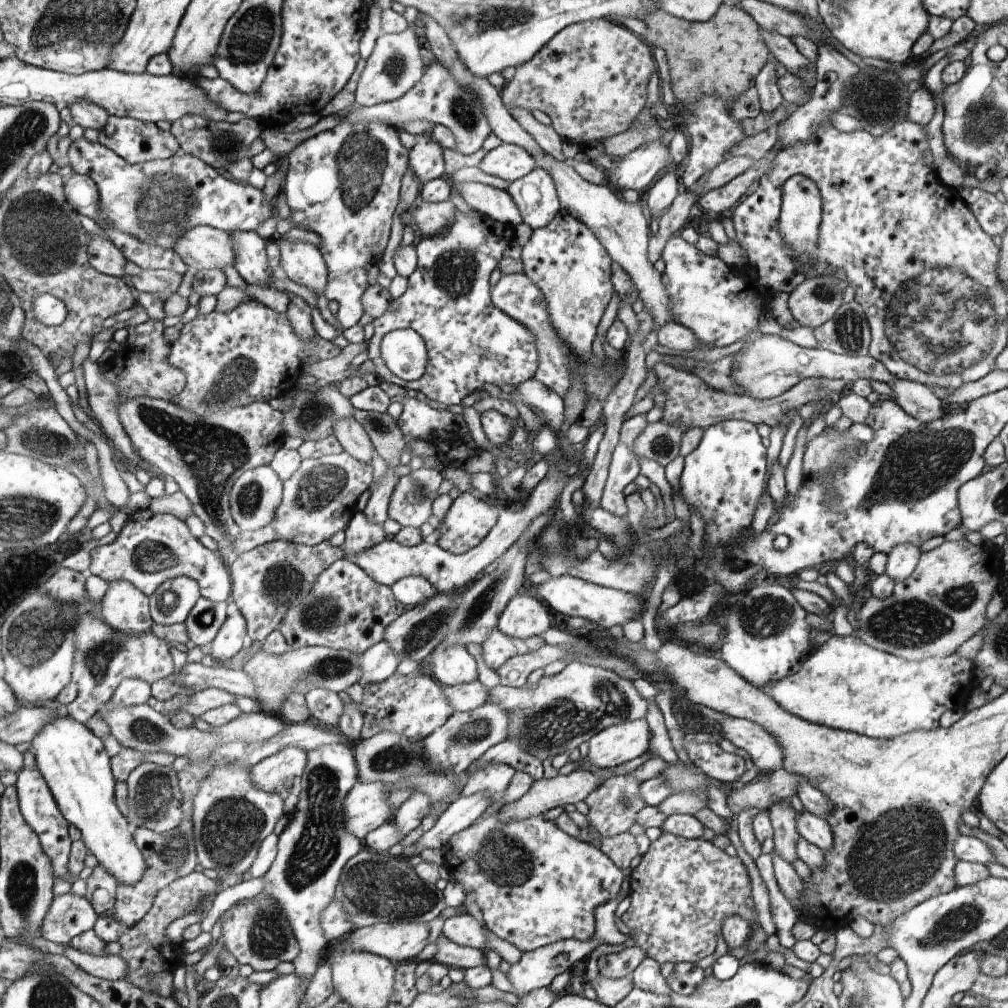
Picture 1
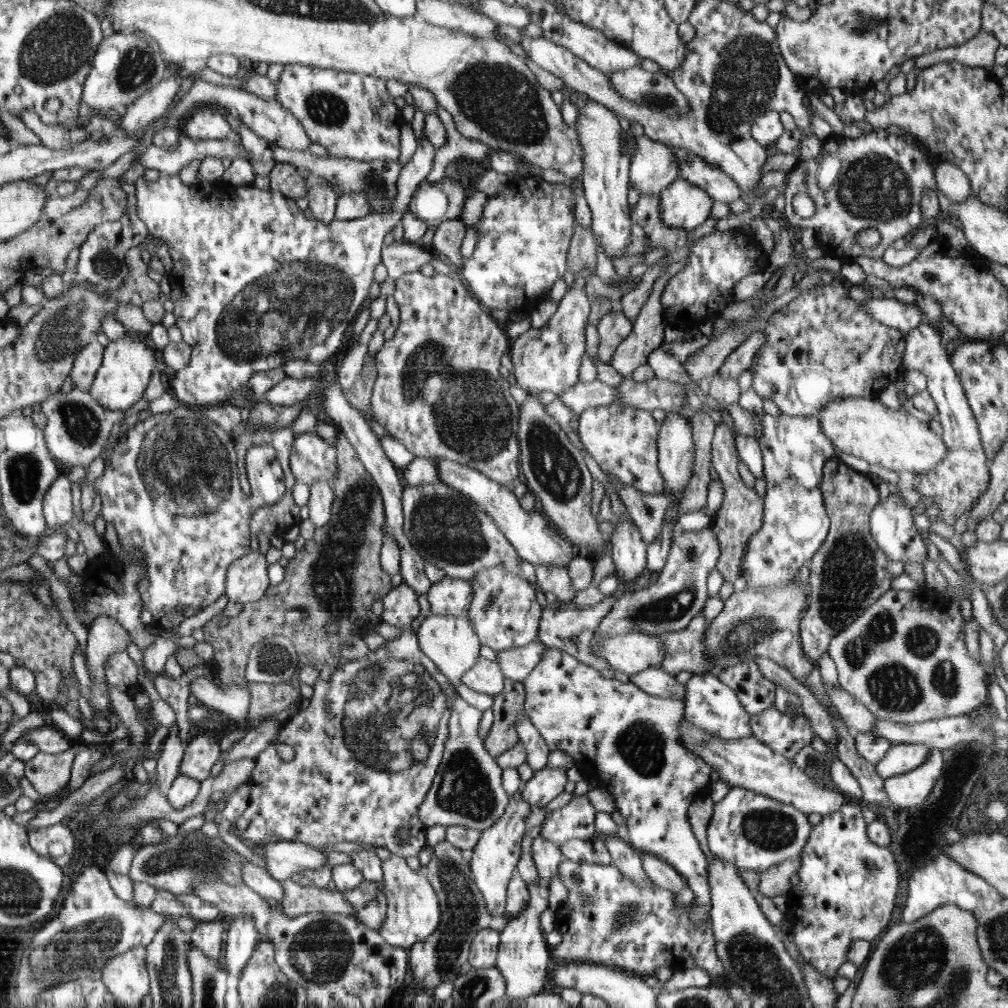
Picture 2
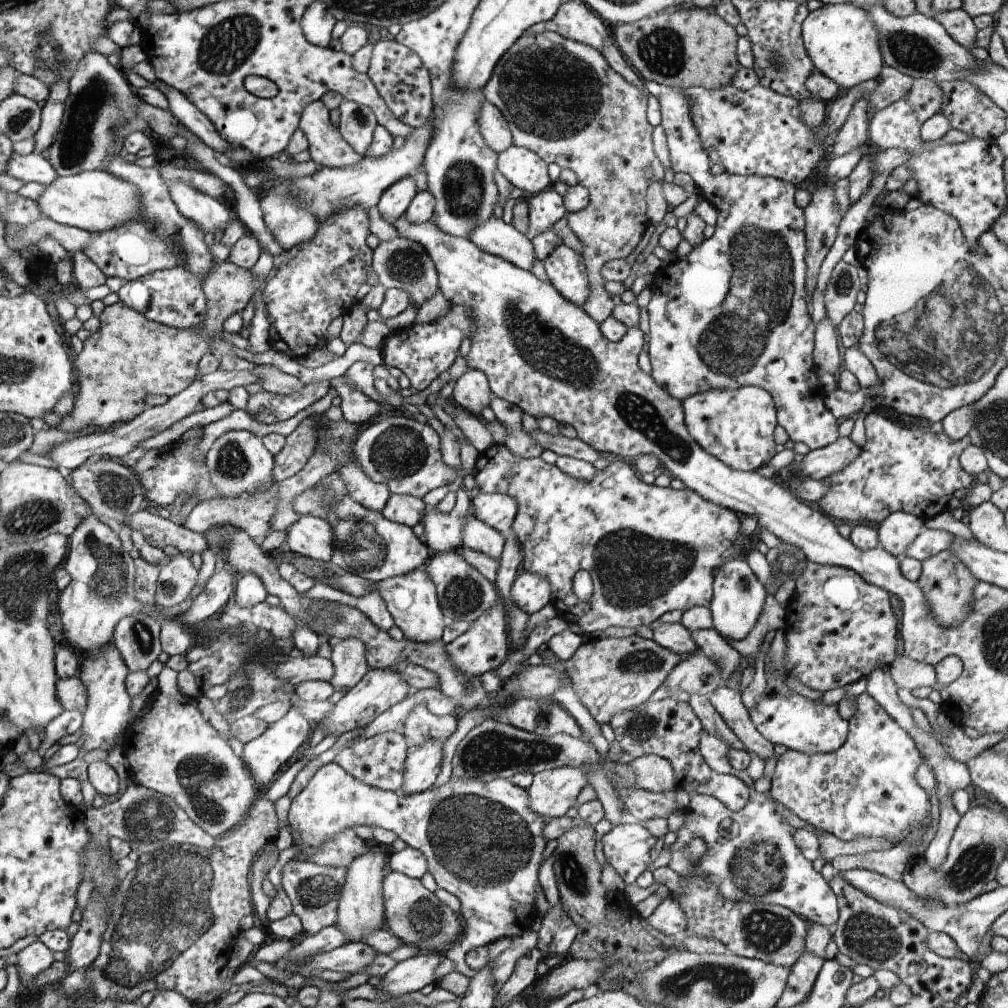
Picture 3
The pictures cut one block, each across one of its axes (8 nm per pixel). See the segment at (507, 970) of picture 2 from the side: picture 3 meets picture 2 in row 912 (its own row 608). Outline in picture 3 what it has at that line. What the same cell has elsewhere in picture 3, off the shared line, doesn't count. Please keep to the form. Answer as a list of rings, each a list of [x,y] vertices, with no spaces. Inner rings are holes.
[[[520,571],[510,589],[511,599],[521,611],[538,612],[553,598],[552,587],[547,578]]]

